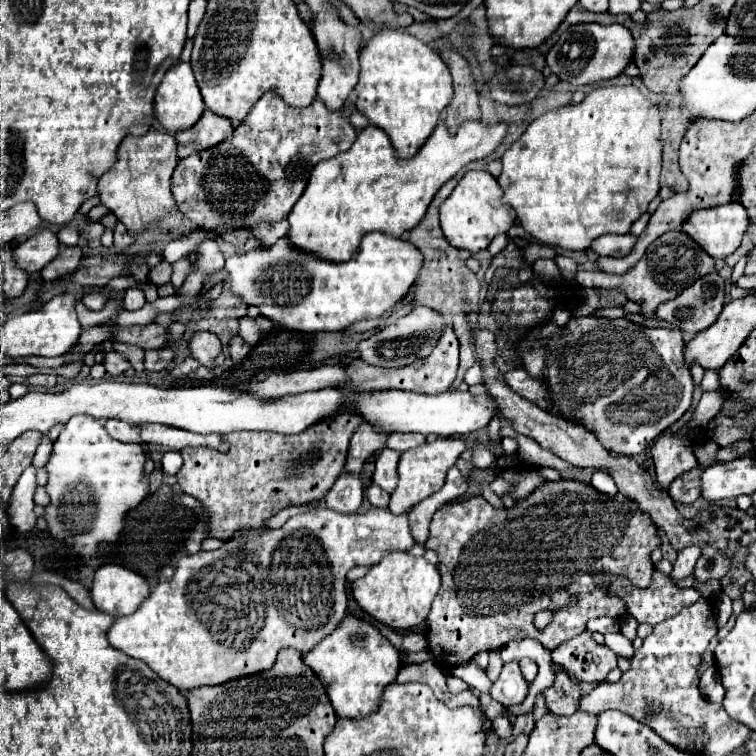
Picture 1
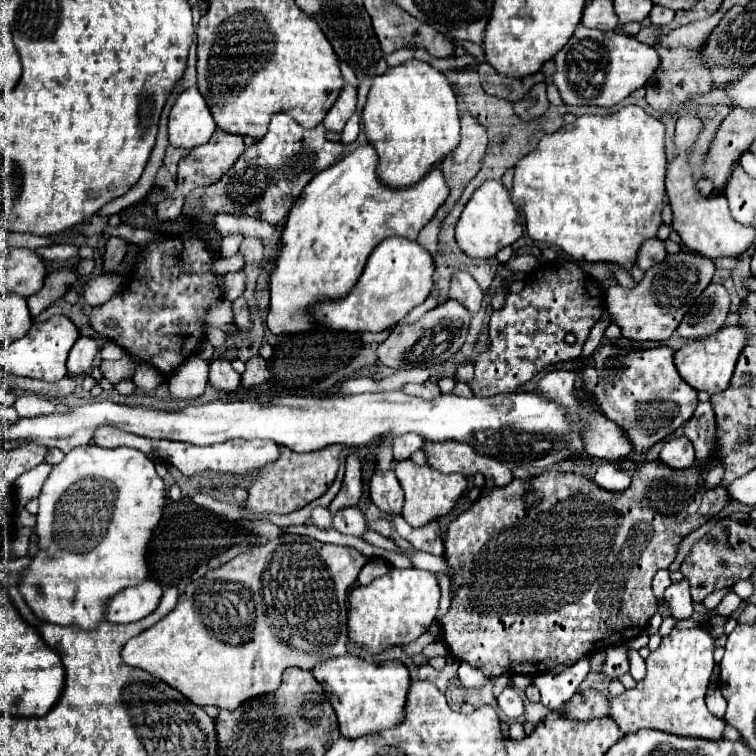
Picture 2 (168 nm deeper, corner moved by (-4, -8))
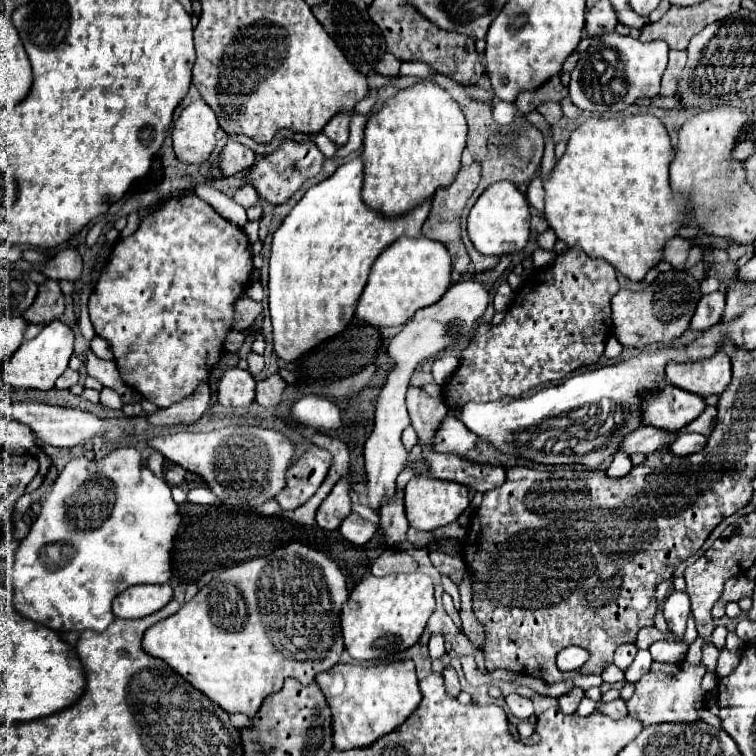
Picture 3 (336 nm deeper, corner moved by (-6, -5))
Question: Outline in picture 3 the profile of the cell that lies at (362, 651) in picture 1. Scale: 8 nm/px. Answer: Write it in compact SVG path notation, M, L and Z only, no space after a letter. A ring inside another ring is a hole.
M412 660L380 661L370 667L338 663L330 671L316 675L316 683L332 711L334 751L368 747L382 735L400 727L422 701Z

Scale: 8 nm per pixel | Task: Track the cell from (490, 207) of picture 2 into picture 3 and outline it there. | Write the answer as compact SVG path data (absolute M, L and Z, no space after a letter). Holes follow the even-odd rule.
M510 181L492 183L476 201L468 215L468 235L484 255L506 255L524 249L530 237L530 207L526 197Z

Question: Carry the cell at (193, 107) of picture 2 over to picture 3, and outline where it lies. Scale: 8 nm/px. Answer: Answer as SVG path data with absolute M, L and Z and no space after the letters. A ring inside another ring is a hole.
M202 101L188 105L172 131L174 153L182 163L204 163L216 147L218 119L214 111Z

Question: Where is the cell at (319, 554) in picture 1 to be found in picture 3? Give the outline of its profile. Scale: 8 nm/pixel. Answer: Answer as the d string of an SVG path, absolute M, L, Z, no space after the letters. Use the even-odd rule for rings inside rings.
M292 543L284 547L282 557L268 555L224 569L218 579L202 587L190 603L180 607L178 613L152 625L144 633L142 647L152 657L166 661L188 683L228 713L242 711L254 717L262 701L282 689L286 677L294 677L302 685L310 685L316 673L332 669L340 661L344 651L340 609L346 599L348 587L342 569L322 551L302 543Z

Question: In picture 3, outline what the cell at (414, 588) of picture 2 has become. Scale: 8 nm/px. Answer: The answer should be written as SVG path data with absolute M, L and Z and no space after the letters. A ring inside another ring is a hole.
M400 573L400 575L368 575L364 577L348 595L348 601L342 605L342 637L344 637L344 647L350 653L352 659L364 661L364 659L384 659L392 653L406 651L408 647L416 645L430 615L434 613L434 585L432 579L424 573Z

